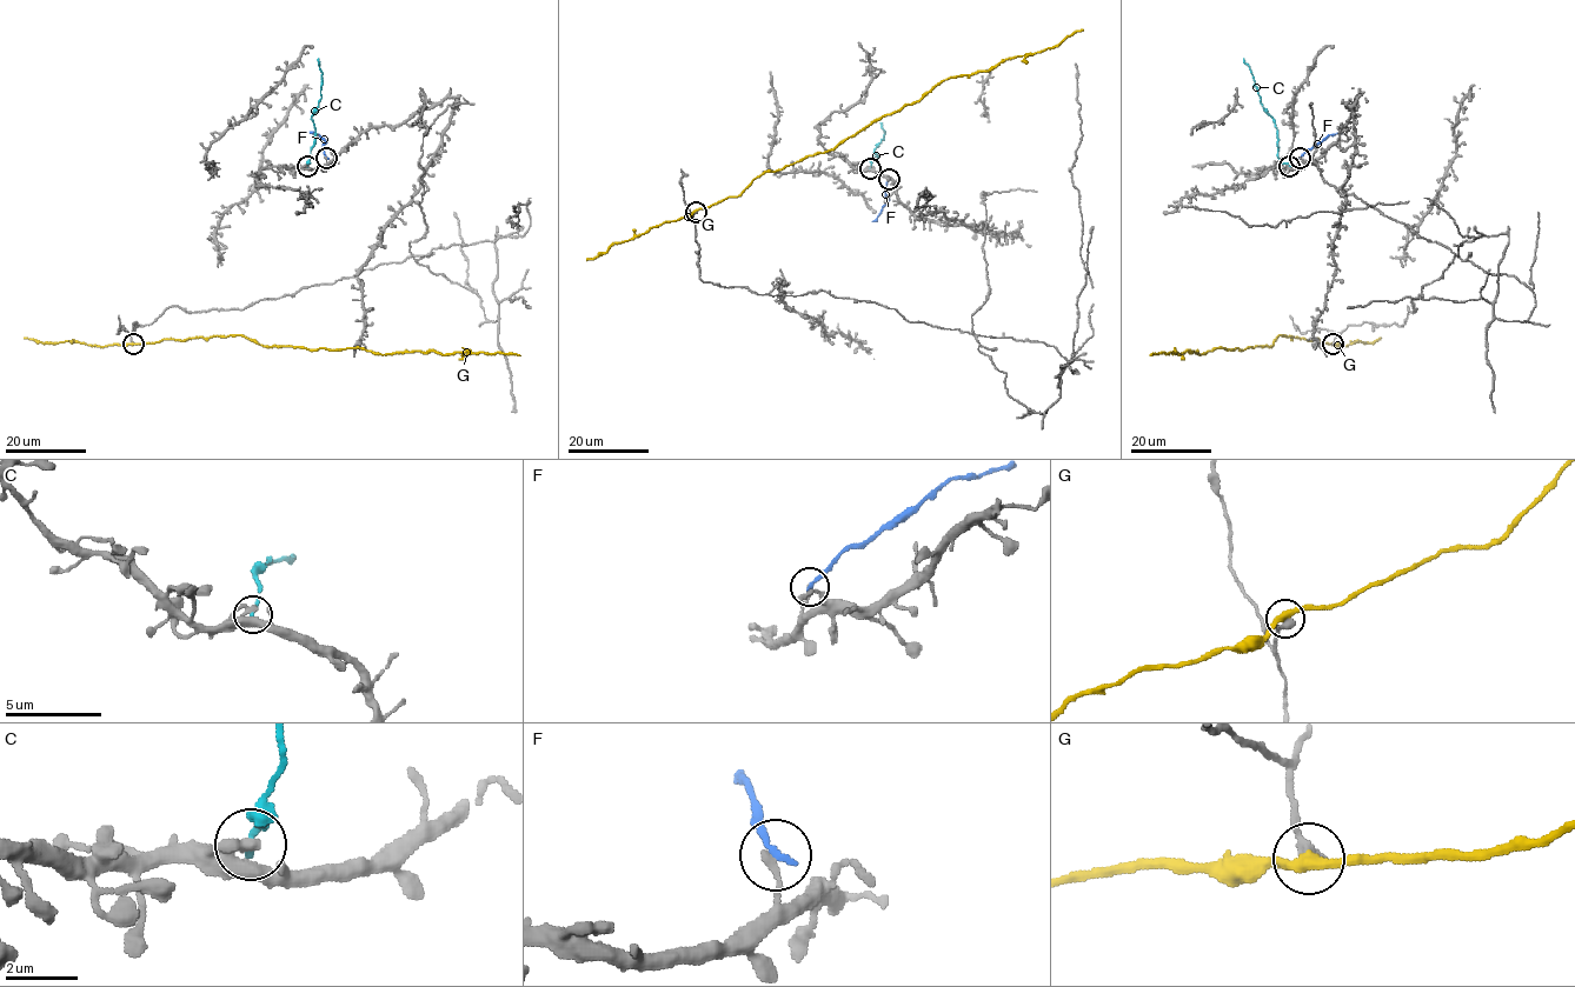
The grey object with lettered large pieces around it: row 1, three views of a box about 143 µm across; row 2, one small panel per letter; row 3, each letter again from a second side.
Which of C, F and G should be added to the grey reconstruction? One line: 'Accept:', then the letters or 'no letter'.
Accept: no letter

